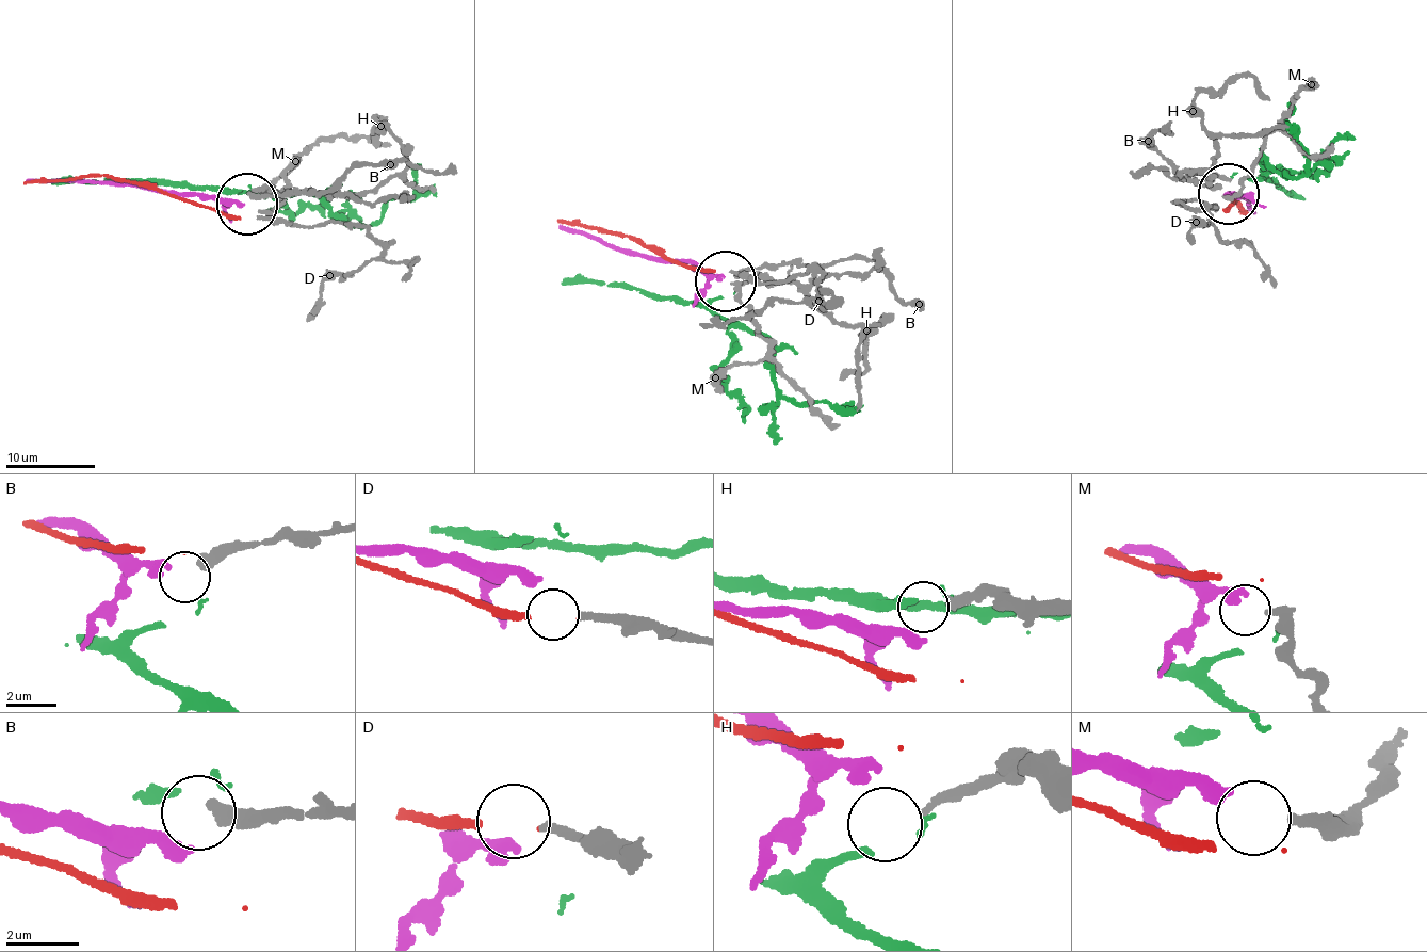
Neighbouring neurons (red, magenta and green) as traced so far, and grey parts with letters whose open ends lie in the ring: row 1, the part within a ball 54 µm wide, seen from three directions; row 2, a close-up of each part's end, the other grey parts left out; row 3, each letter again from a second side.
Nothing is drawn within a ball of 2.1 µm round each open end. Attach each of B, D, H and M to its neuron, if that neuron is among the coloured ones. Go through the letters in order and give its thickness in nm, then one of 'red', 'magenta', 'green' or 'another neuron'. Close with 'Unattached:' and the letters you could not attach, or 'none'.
B: 460 nm | another neuron
D: 200 nm | another neuron
H: 240 nm | another neuron
M: 260 nm | another neuron
Unattached: B, D, H, M

